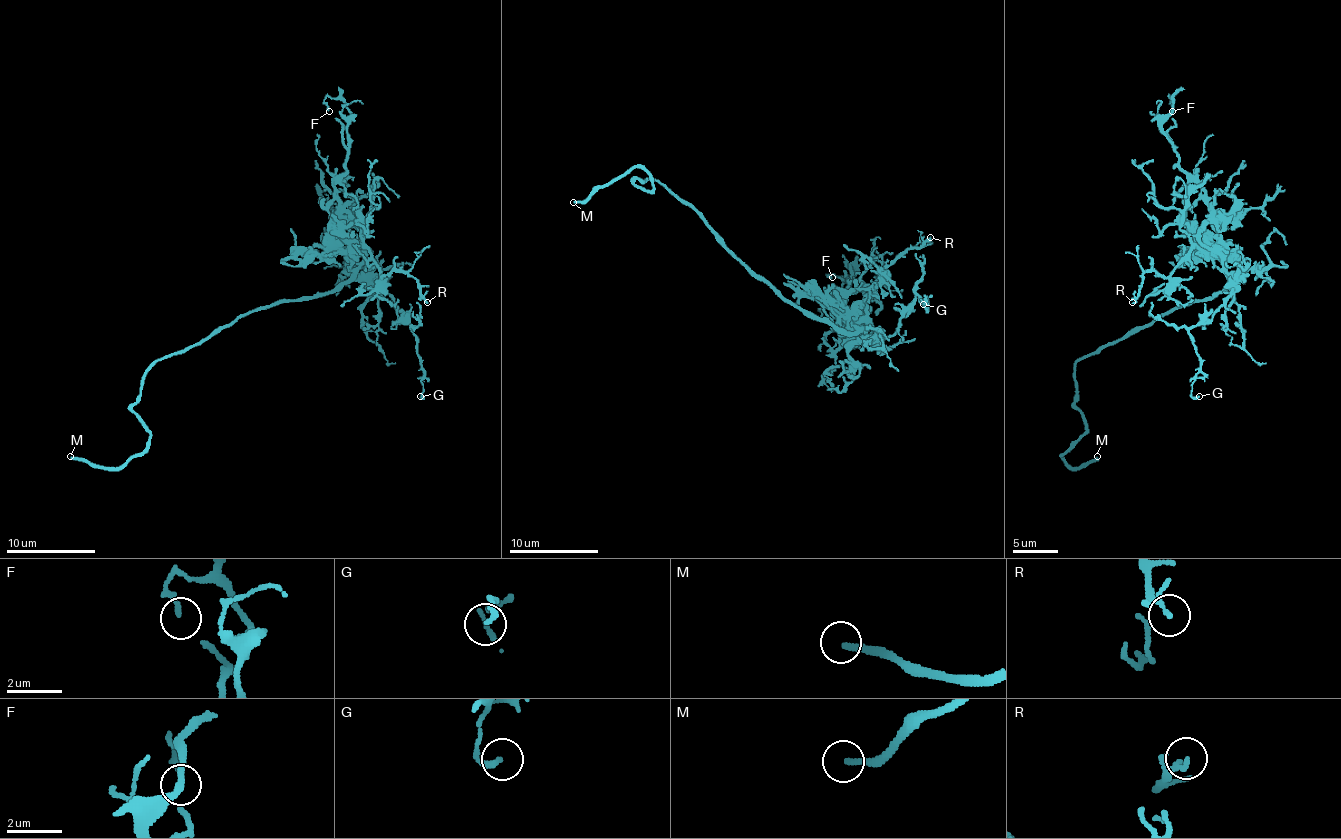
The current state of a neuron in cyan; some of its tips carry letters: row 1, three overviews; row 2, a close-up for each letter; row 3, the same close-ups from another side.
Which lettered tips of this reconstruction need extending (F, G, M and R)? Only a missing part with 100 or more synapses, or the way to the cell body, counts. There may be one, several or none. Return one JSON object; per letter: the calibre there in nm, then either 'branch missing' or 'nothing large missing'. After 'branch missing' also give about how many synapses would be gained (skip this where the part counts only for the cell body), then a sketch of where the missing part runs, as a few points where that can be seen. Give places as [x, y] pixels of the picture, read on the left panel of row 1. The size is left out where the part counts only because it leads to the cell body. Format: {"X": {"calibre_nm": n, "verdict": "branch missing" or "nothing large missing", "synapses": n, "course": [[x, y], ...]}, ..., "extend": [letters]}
{"F": {"calibre_nm": 180, "verdict": "nothing large missing"}, "G": {"calibre_nm": 200, "verdict": "nothing large missing"}, "M": {"calibre_nm": 220, "verdict": "branch missing"}, "R": {"calibre_nm": 90, "verdict": "nothing large missing"}, "extend": ["M"]}

